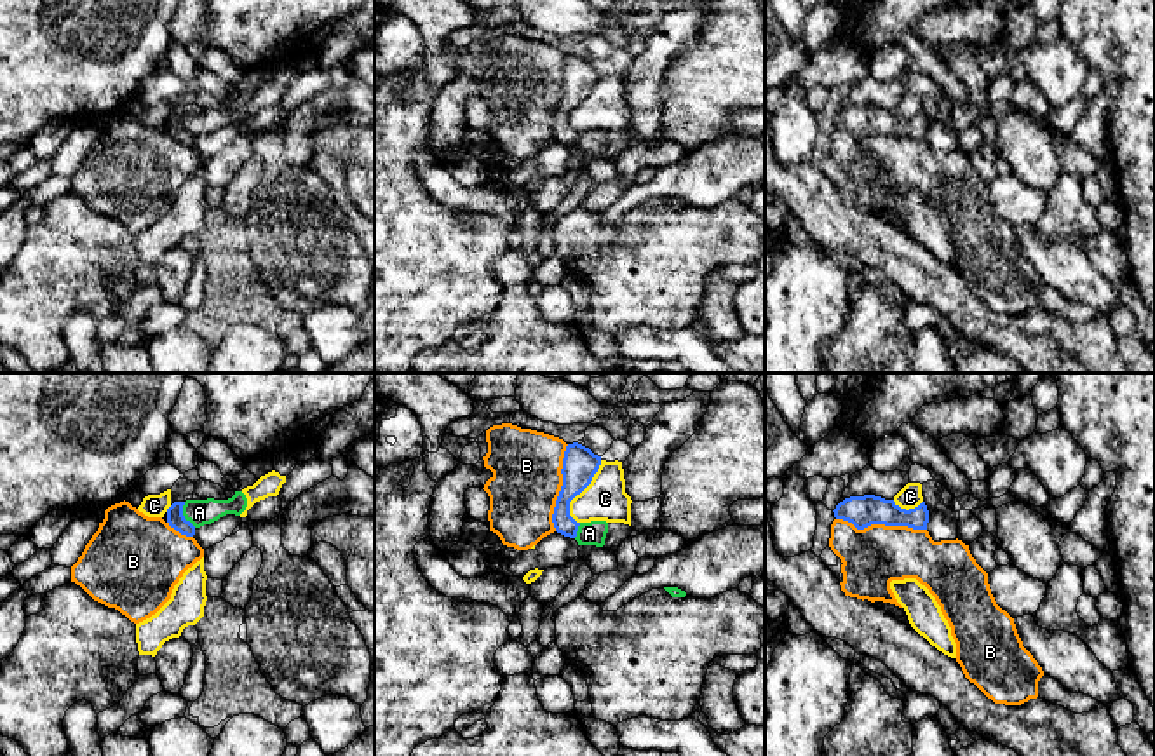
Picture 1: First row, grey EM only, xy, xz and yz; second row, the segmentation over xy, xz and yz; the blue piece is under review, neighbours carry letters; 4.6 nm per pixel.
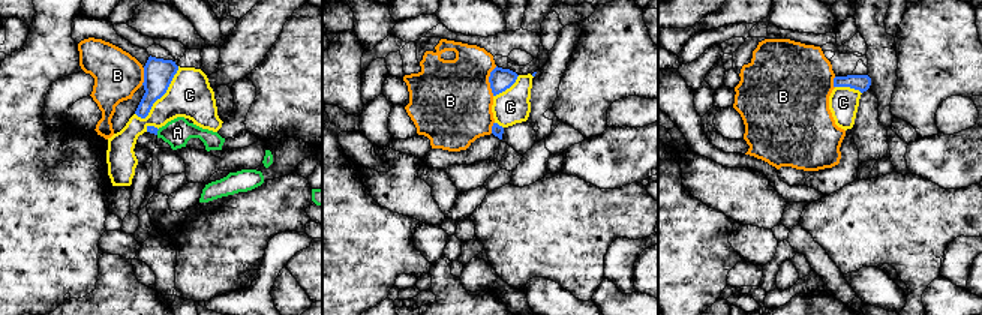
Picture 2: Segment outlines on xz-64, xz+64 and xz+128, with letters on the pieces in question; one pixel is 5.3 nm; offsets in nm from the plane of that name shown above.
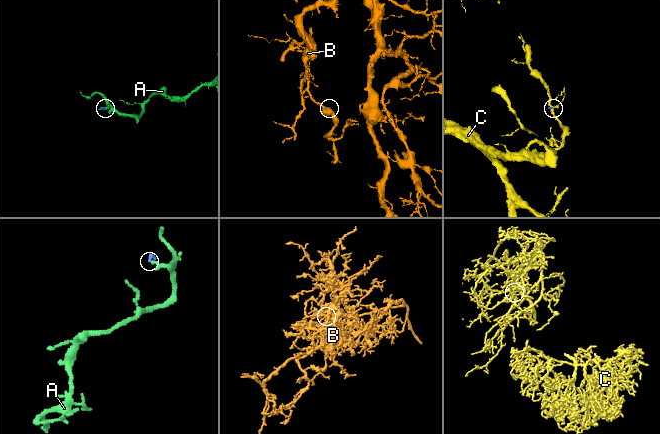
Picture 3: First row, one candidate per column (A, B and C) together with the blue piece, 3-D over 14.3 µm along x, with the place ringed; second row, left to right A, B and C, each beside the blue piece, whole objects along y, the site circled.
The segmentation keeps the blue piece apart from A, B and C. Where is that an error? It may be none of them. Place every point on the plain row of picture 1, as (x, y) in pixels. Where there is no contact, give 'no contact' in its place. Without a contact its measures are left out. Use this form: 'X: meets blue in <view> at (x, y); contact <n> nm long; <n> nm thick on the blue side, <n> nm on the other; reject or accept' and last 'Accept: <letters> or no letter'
A: meets blue in xy at (183, 126); contact 130 nm long; 80 nm thick on the blue side, 120 nm on the other; accept
B: meets blue in yz at (882, 133); contact 420 nm long; 140 nm thick on the blue side, 280 nm on the other; reject
C: meets blue in xz at (580, 101); contact 320 nm long; 160 nm thick on the blue side, 200 nm on the other; reject
Accept: A

